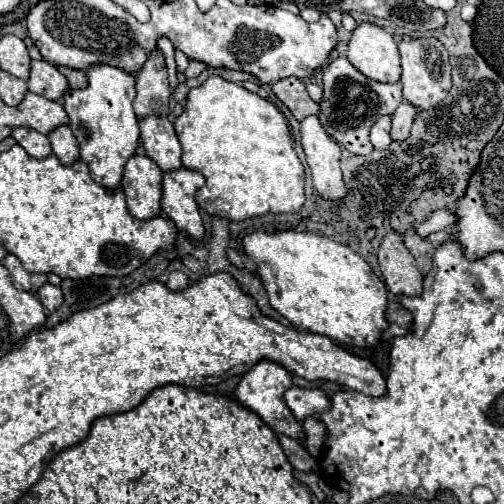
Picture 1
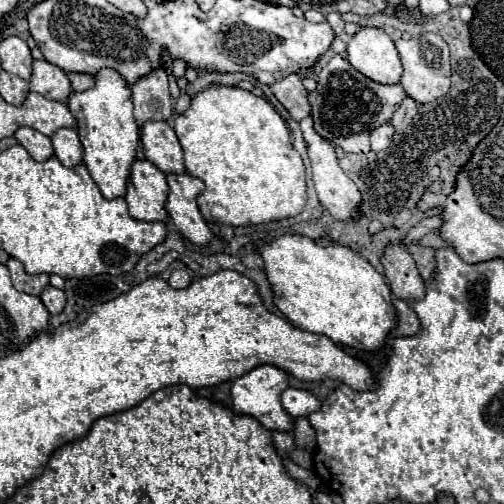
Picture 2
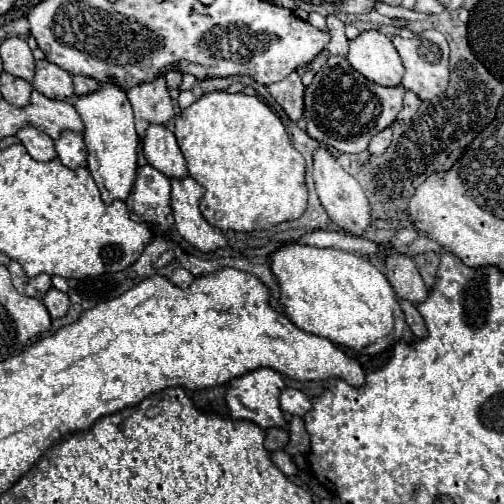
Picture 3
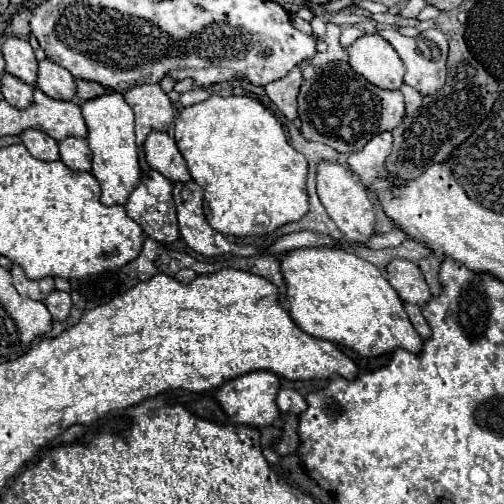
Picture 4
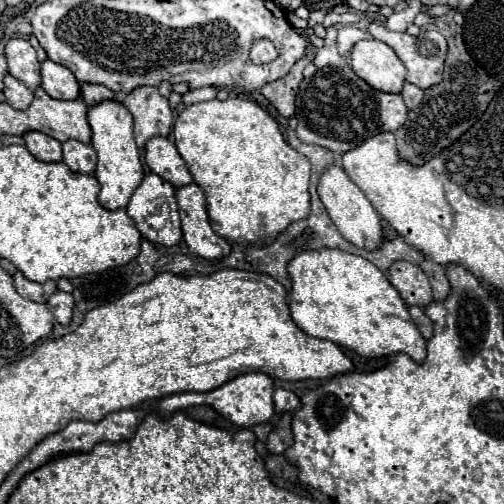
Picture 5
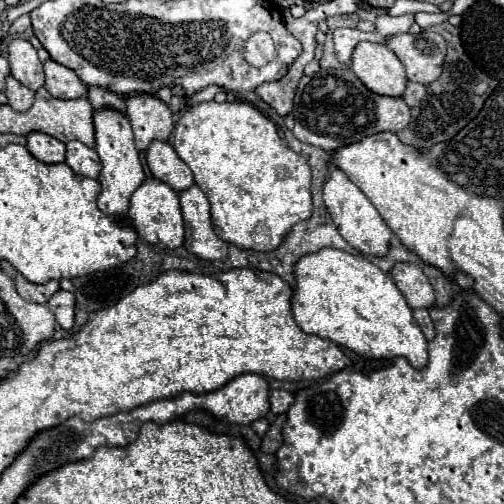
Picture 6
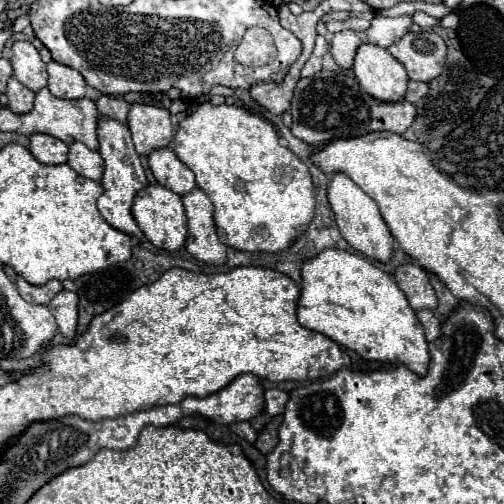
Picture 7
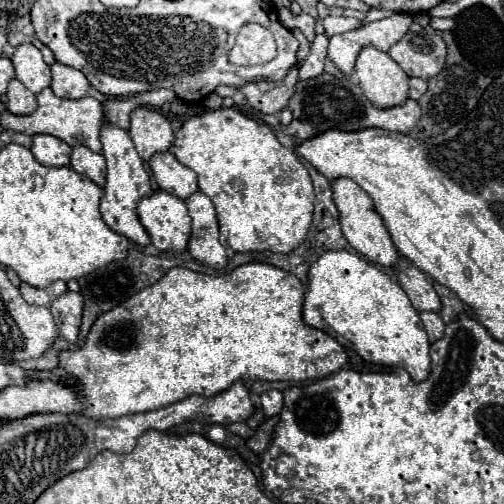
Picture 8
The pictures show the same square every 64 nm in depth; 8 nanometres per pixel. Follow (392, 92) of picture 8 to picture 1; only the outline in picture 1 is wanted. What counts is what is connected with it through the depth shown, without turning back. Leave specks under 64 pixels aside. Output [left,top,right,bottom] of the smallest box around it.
[346,22,400,82]

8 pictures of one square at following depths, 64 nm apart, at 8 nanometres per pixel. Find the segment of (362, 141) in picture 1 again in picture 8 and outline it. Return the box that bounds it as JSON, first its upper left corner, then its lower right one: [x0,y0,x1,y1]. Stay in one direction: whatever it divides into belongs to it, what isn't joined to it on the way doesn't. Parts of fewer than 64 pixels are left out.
[284,74,420,140]

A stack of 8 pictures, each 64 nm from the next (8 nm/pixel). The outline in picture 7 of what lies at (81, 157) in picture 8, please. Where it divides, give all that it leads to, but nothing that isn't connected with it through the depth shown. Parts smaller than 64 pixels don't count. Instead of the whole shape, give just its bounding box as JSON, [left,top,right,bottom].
[68,142,104,180]

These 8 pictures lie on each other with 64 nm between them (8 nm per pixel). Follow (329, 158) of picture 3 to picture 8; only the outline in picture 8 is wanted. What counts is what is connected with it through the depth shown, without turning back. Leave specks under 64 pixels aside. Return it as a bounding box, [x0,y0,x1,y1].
[332,178,398,266]

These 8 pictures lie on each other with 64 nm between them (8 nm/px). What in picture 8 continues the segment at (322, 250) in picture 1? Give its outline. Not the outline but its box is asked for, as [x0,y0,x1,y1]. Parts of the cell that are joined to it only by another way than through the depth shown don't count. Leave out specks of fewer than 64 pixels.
[302,250,430,382]

